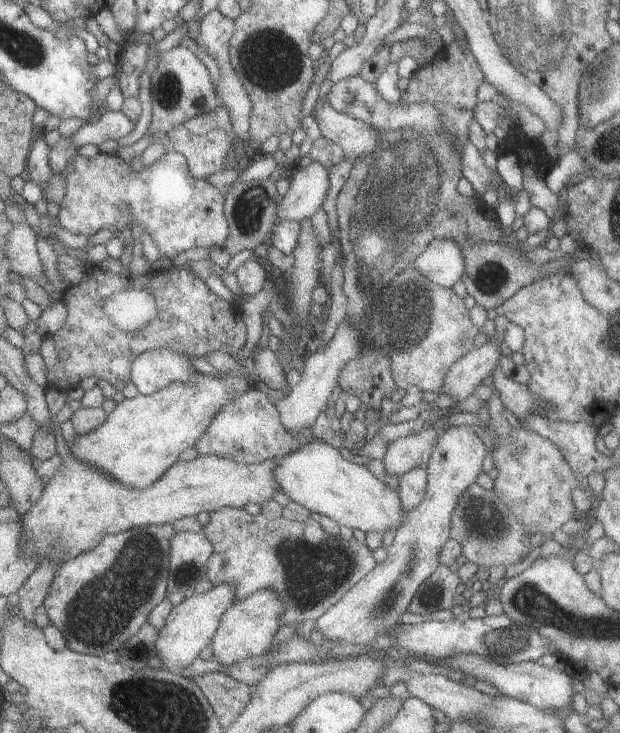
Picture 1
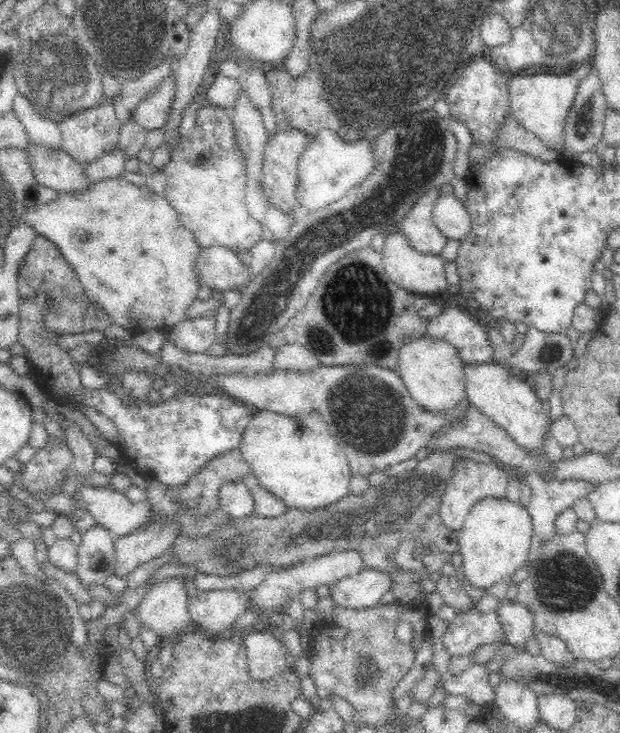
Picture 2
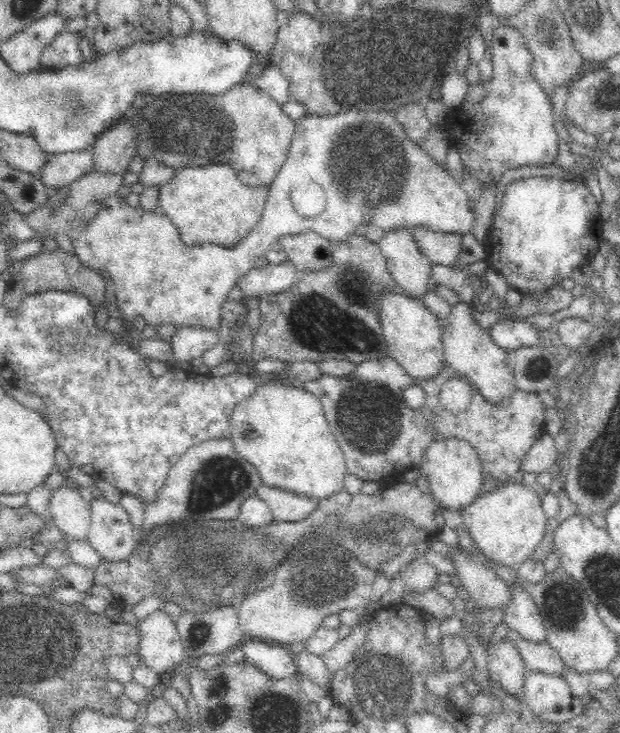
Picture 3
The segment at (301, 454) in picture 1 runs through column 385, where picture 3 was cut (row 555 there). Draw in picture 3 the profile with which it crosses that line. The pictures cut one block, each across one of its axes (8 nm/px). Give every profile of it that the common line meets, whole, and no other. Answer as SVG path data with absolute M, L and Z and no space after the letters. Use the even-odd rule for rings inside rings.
M505 482L503 486L484 492L472 504L462 508L459 513L478 550L491 562L508 568L516 569L531 558L546 532L547 518L541 505L541 497L534 491L534 487L524 486L521 482Z

